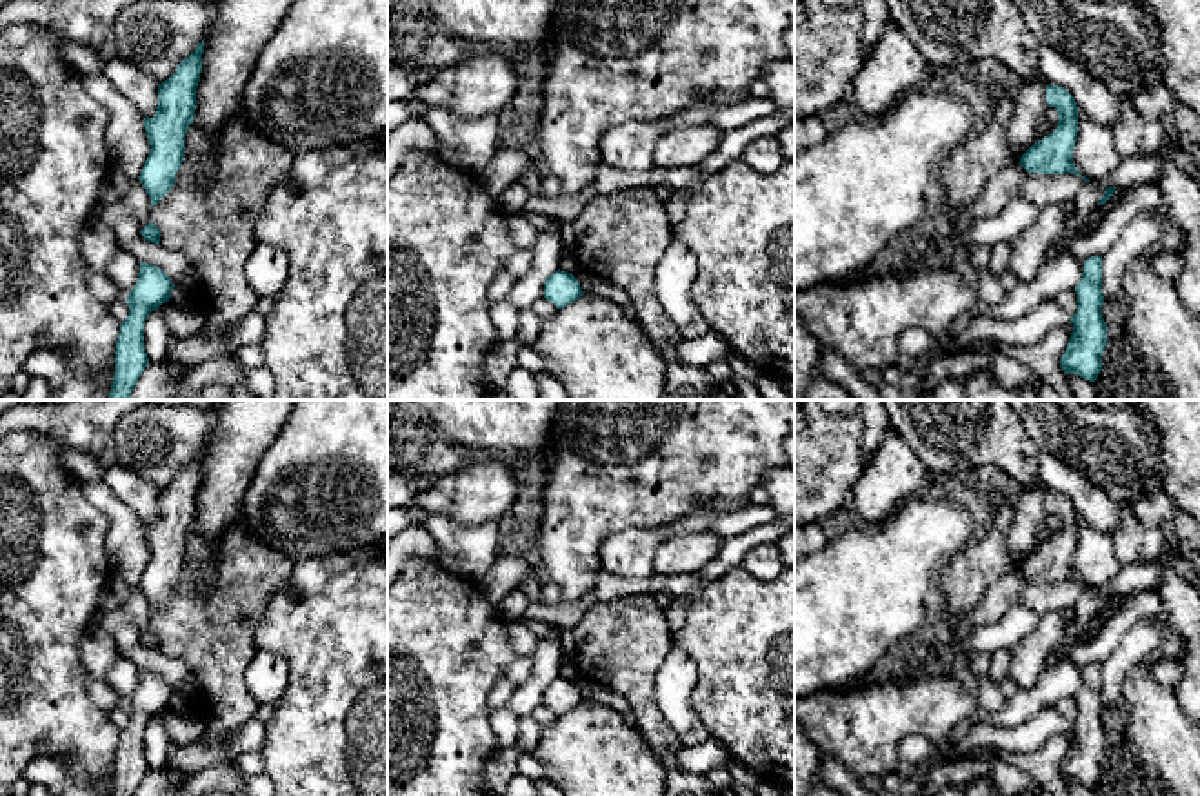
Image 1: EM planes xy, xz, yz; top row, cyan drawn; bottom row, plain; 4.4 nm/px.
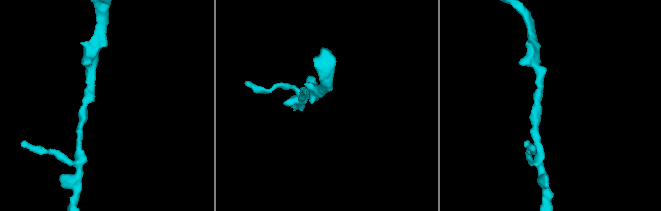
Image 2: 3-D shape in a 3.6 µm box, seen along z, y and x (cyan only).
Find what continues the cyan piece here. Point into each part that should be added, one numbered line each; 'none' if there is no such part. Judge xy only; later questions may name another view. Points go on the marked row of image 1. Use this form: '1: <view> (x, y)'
none

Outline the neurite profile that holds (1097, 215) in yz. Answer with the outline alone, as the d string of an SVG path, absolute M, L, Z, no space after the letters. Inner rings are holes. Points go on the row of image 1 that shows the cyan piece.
M1115 189L1109 200L1091 211L1077 236L1091 233L1124 196L1126 189Z

